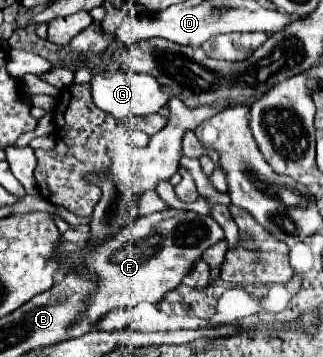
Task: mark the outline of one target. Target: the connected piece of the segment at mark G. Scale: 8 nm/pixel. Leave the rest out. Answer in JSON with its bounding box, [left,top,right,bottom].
[91,71,169,119]

